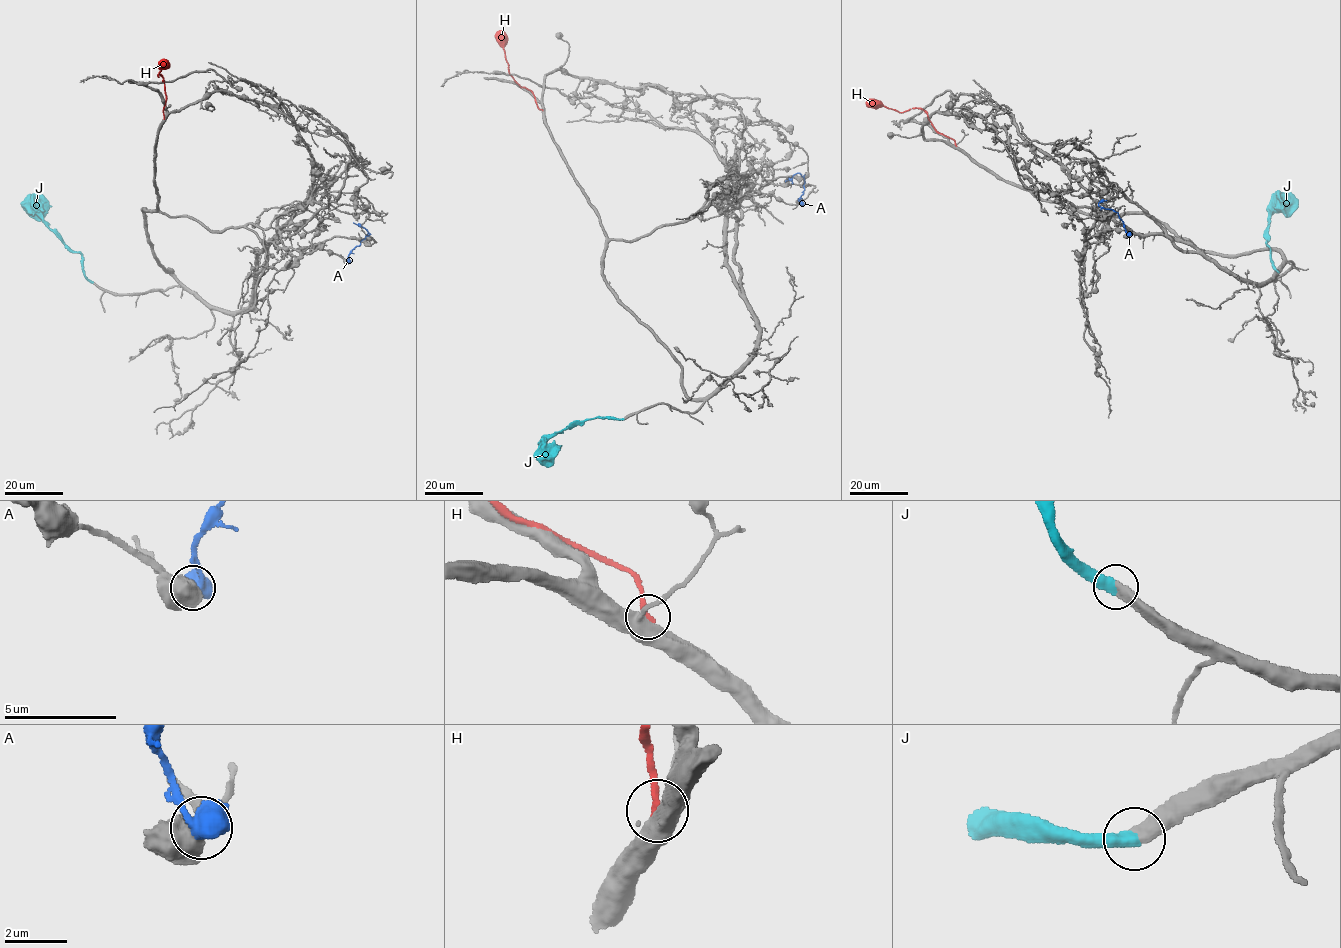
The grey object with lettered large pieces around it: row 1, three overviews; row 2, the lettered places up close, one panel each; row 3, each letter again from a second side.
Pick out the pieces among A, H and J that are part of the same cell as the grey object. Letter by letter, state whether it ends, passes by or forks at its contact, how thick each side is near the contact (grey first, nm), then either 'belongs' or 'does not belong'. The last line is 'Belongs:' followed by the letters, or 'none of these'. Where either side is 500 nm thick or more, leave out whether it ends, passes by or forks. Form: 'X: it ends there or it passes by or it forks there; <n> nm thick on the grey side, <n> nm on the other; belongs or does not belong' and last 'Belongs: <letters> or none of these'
A: 850 nm thick on the grey side, 800 nm on the other; does not belong
H: it ends there; 440 nm thick on the grey side, 240 nm on the other; does not belong
J: 500 nm thick on the grey side, 500 nm on the other; belongs
Belongs: J

